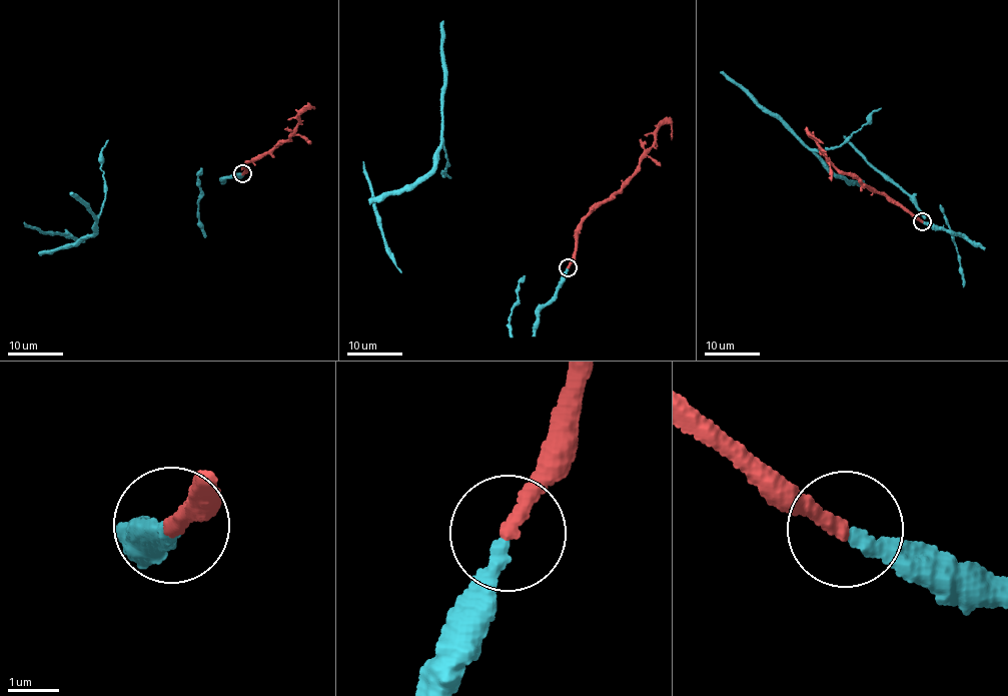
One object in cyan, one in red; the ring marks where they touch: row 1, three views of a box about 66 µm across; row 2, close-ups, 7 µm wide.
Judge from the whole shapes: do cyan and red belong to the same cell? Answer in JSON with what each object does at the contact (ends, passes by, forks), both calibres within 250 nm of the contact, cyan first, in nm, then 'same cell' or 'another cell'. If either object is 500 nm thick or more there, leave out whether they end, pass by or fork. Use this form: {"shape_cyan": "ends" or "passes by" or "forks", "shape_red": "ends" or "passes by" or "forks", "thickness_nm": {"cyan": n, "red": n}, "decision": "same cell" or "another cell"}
{"shape_cyan": "ends", "shape_red": "ends", "thickness_nm": {"cyan": 280, "red": 300}, "decision": "same cell"}

